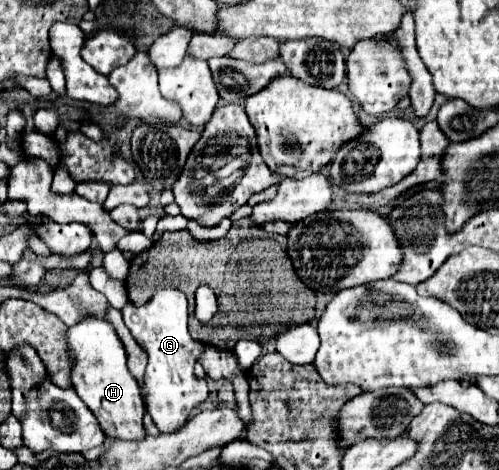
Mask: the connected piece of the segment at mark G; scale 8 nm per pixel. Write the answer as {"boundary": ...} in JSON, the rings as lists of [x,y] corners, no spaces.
{"boundary":[[[157,290],[151,302],[143,306],[125,304],[121,308],[125,326],[131,330],[137,344],[147,352],[149,364],[143,378],[143,402],[159,432],[175,432],[181,428],[195,406],[207,400],[207,382],[193,372],[195,362],[207,350],[207,344],[193,340],[187,330],[187,298],[181,290]]]}

